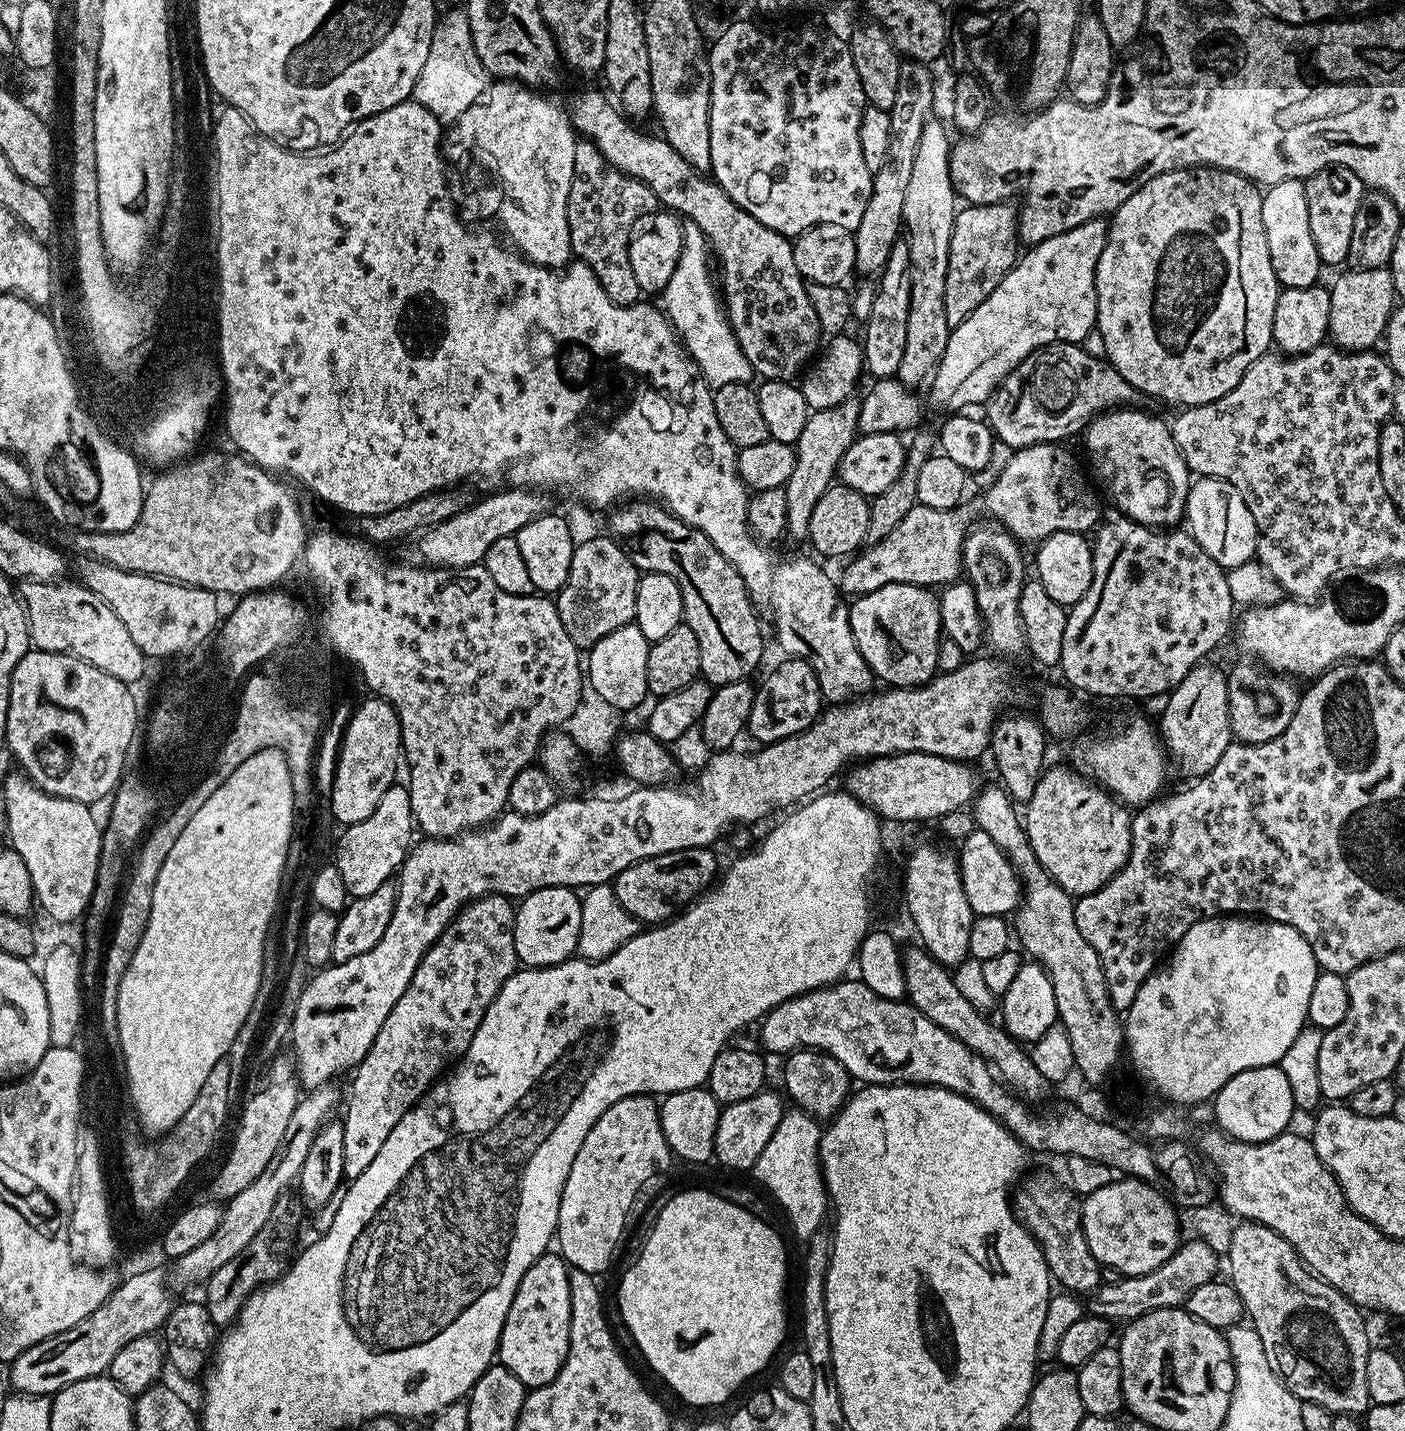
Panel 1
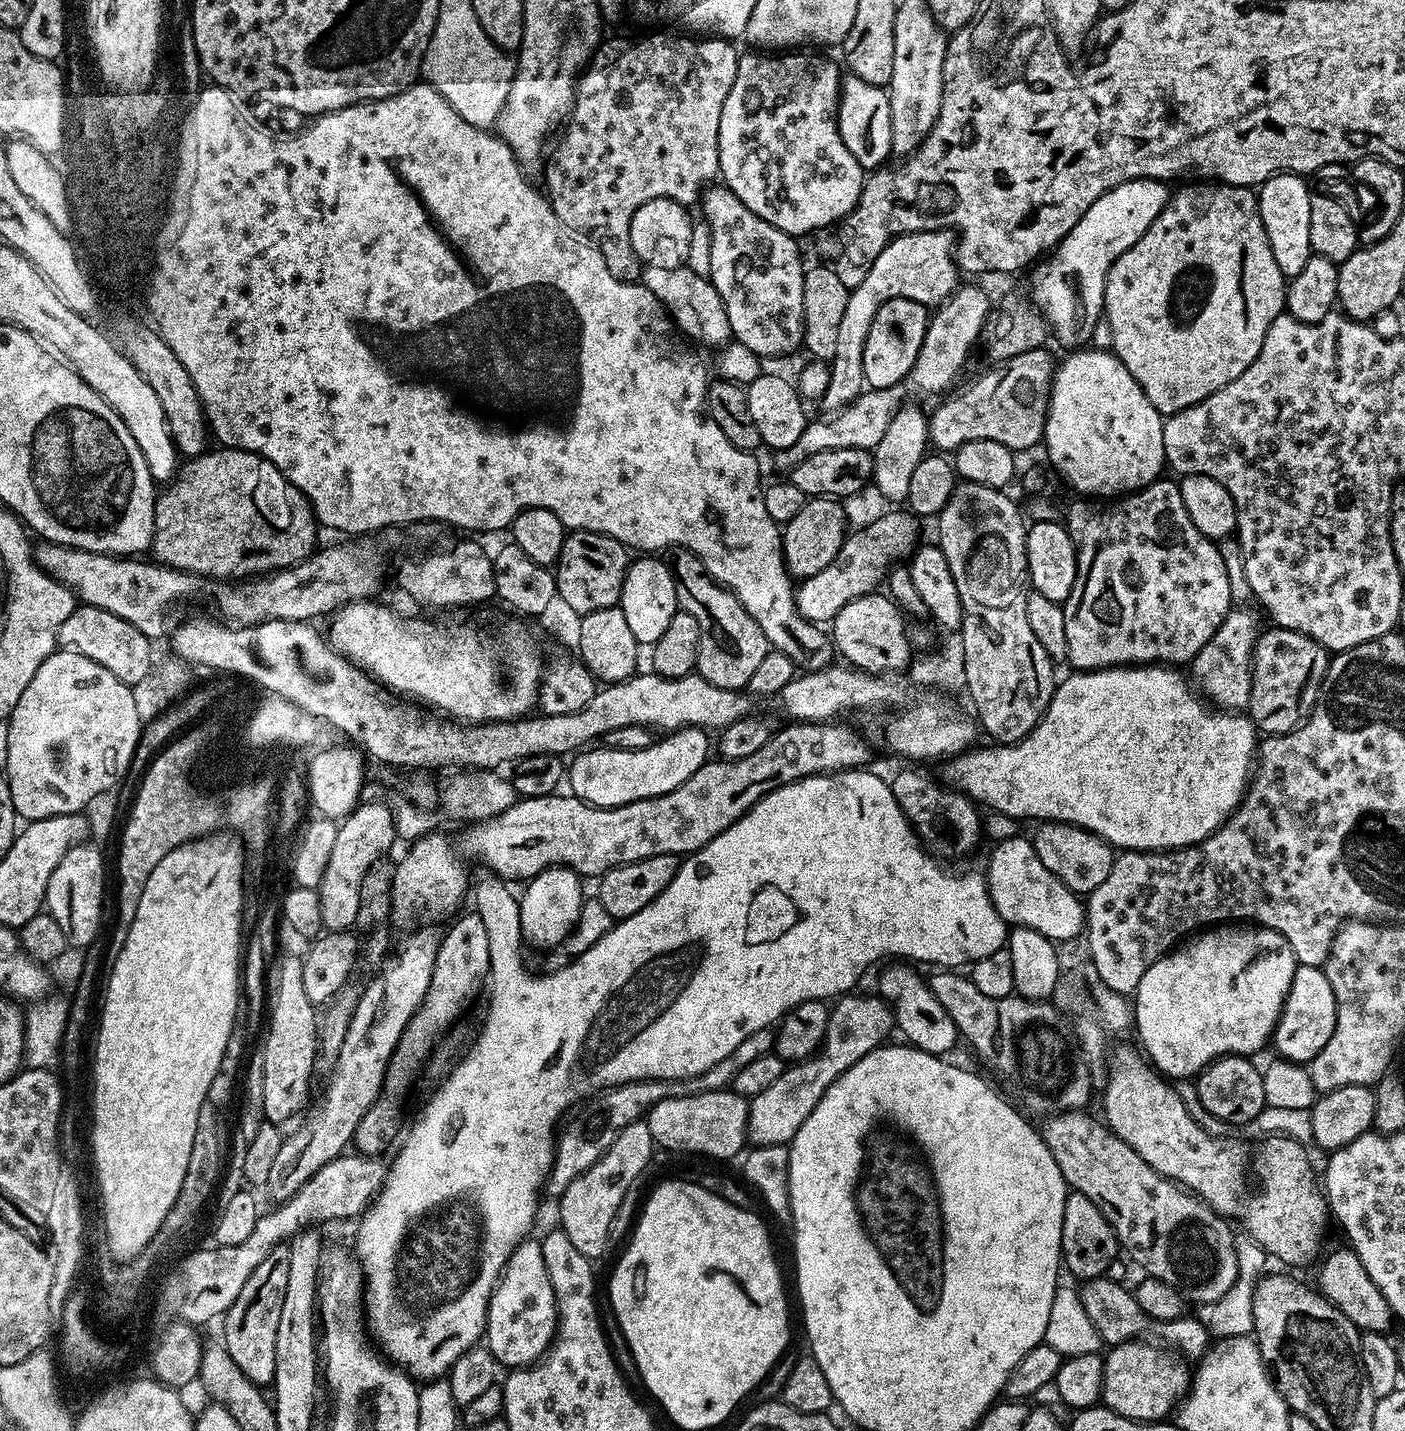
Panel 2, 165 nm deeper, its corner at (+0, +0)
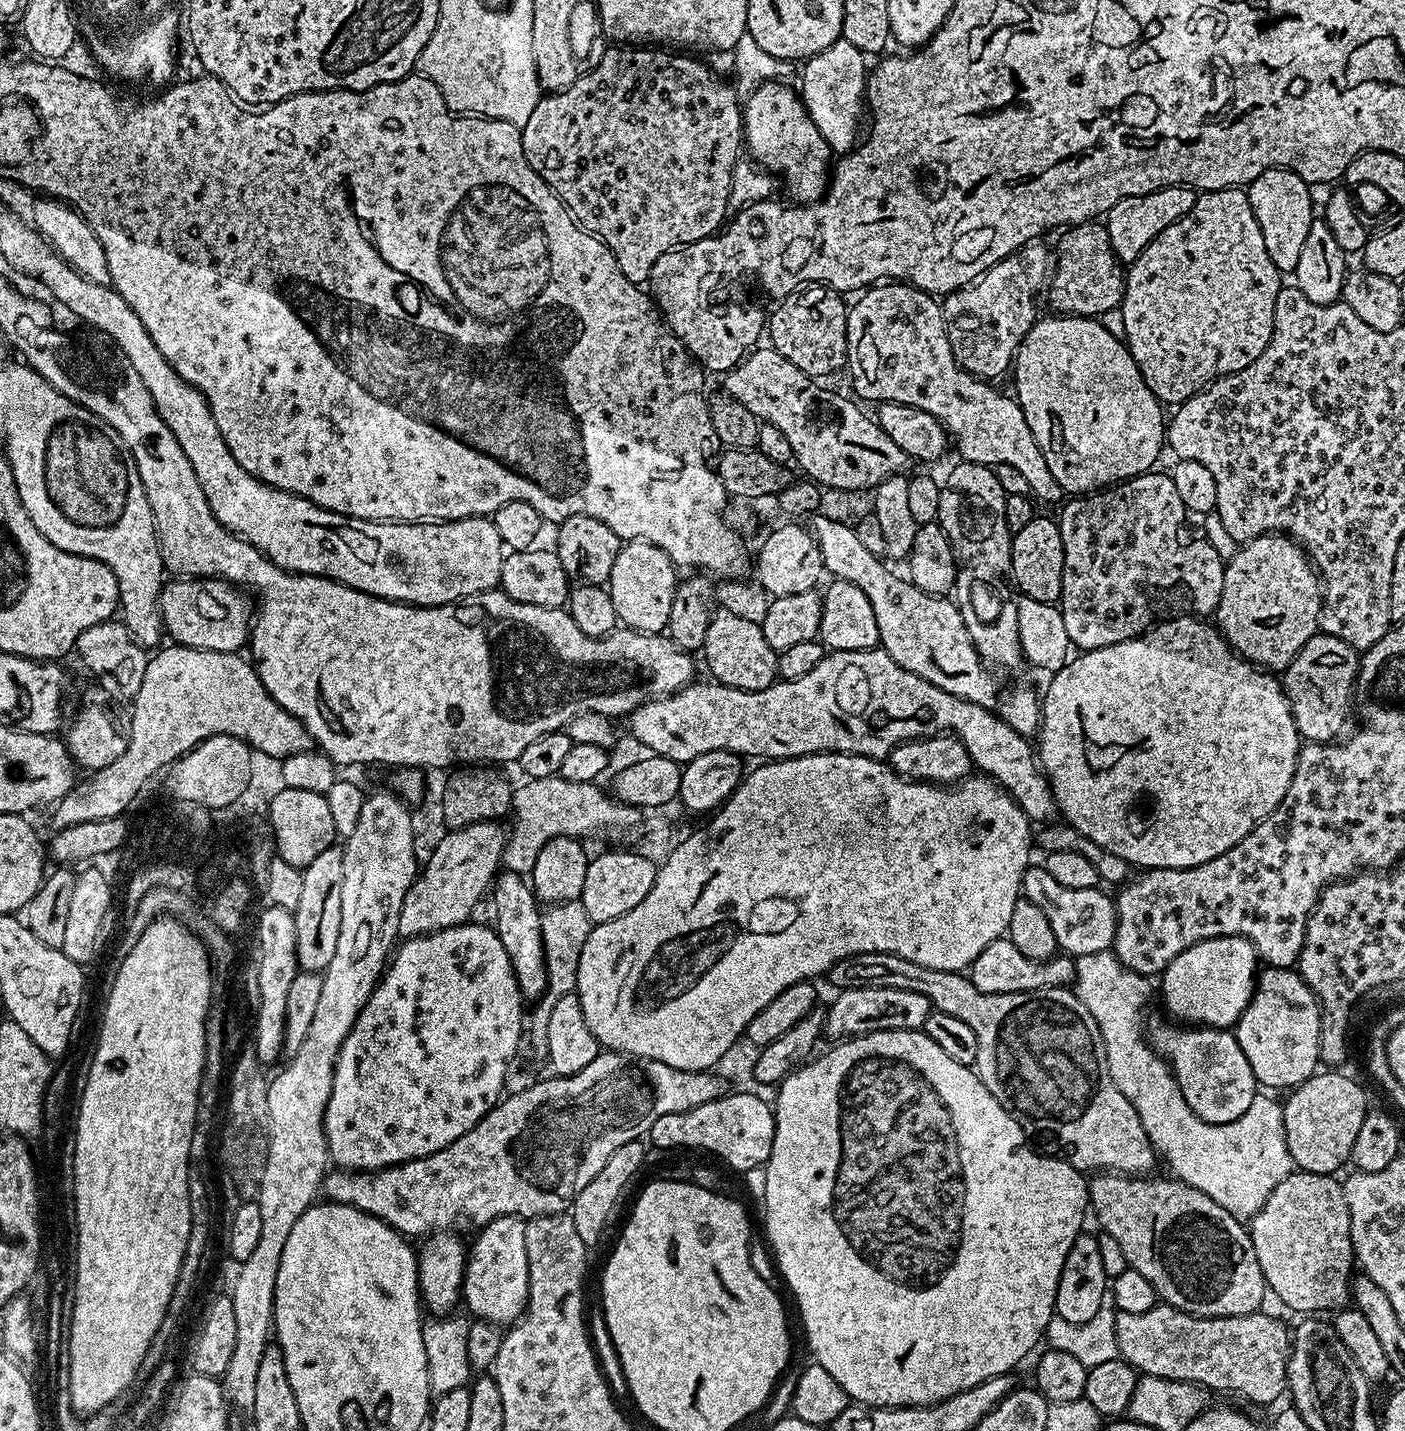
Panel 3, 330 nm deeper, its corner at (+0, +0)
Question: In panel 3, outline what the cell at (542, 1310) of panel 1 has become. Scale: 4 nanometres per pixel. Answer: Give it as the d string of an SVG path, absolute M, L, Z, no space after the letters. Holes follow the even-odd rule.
M499 1216L479 1229L466 1256L462 1300L477 1320L511 1326L528 1304L530 1270L526 1262L526 1223L518 1216Z

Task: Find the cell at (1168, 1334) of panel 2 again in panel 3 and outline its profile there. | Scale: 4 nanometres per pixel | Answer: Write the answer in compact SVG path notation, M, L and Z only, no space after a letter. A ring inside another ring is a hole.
M1160 1302L1146 1314L1116 1312L1119 1359L1146 1376L1184 1380L1216 1392L1237 1392L1256 1404L1272 1404L1288 1386L1290 1328L1257 1310L1249 1316L1191 1316Z

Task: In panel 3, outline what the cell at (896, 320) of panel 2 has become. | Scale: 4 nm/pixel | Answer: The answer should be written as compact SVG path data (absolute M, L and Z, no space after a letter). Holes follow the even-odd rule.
M880 282L865 292L868 293L848 310L846 372L852 375L852 388L857 392L855 395L861 401L905 404L918 410L926 410L926 414L933 416L954 441L954 448L960 451L961 461L989 466L1014 466L1028 481L1033 497L1037 496L1048 504L1059 505L1065 499L1065 490L1058 486L1054 474L1050 474L1050 466L1046 466L1046 458L1042 458L1042 450L1038 442L1034 442L1034 434L1019 404L1011 395L1003 396L998 389L992 388L996 386L989 381L970 375L957 364L950 350L950 338L944 325L941 301L921 288L913 288L907 282Z

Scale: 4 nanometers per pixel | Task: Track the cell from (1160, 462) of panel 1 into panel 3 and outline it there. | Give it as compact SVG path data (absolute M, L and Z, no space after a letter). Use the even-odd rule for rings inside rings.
M1048 314L1048 317L1037 319L1032 329L1026 333L1020 349L1016 352L1014 373L1016 372L1016 392L1014 399L1019 404L1030 430L1034 434L1034 442L1042 450L1042 458L1046 458L1046 466L1050 466L1050 474L1068 494L1087 494L1103 490L1121 480L1130 480L1133 476L1140 476L1153 467L1152 464L1160 456L1160 447L1166 444L1166 412L1156 395L1146 386L1134 358L1128 353L1128 345L1123 340L1114 338L1110 331L1103 328L1101 321L1087 316L1062 316Z

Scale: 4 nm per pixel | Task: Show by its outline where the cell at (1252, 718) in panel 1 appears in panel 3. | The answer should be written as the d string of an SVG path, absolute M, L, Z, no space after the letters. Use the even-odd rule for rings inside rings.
M1317 634L1302 646L1300 653L1290 662L1290 666L1282 673L1284 693L1290 702L1290 710L1294 714L1296 728L1305 741L1314 744L1326 744L1335 741L1340 731L1348 724L1348 712L1354 708L1354 689L1356 687L1356 670L1358 667L1357 649L1351 648L1333 636Z

